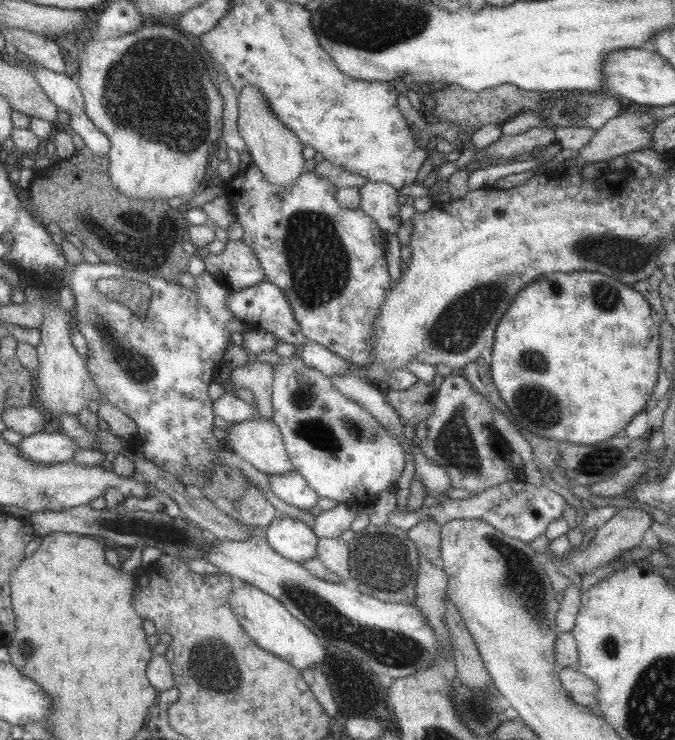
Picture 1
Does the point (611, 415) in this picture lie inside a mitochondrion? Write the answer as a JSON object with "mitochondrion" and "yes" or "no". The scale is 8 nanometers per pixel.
{"mitochondrion":"no"}

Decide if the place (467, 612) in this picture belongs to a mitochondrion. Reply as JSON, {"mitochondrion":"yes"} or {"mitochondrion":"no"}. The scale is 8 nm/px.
{"mitochondrion":"no"}

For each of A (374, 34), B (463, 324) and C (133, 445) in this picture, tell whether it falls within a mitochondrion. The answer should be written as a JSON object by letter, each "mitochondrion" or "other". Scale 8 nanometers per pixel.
{"A":"mitochondrion","B":"mitochondrion","C":"other"}

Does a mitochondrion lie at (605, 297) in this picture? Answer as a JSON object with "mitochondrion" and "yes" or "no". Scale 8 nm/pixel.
{"mitochondrion":"yes"}

